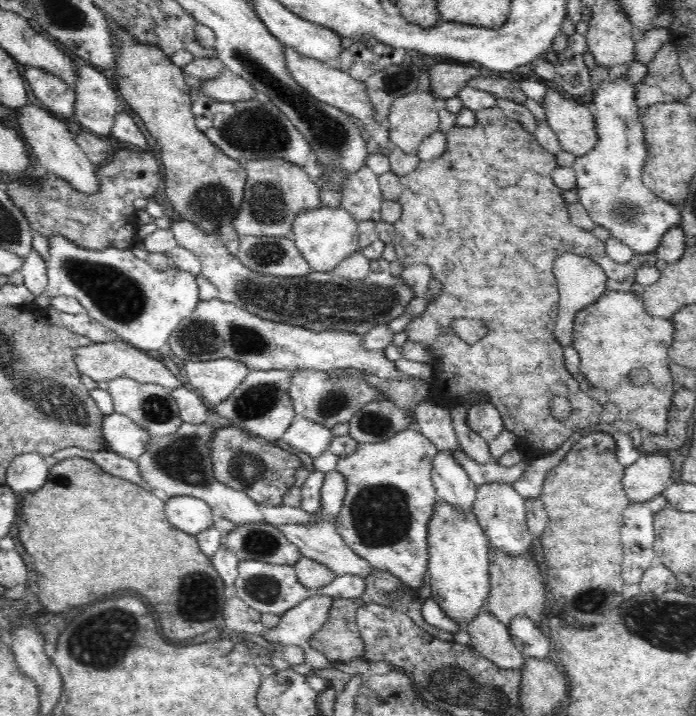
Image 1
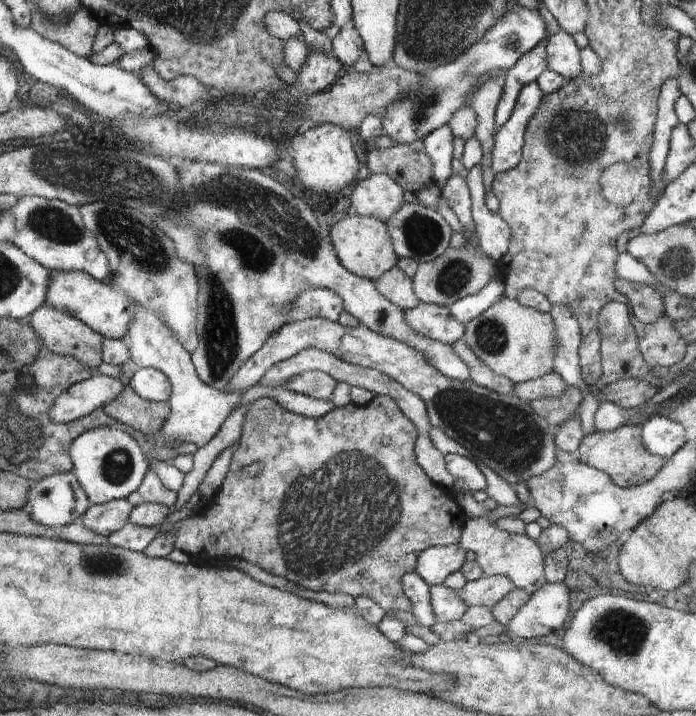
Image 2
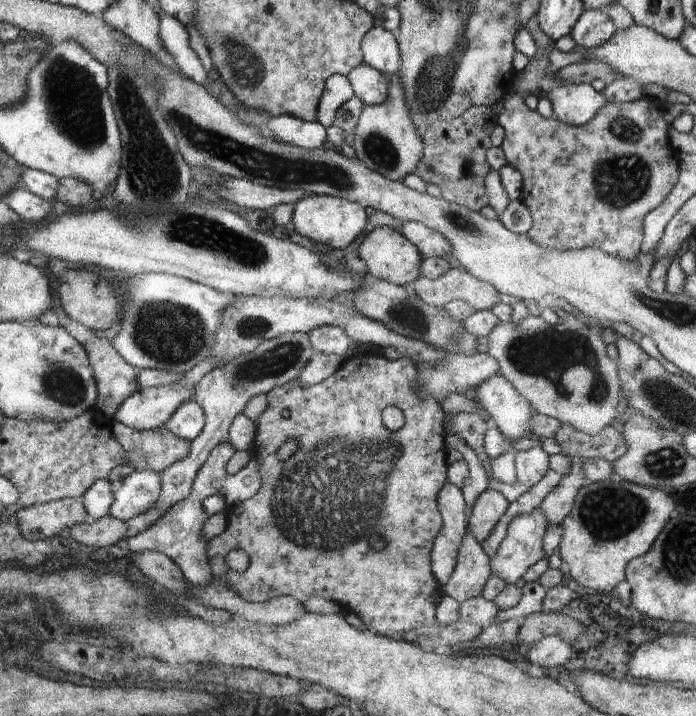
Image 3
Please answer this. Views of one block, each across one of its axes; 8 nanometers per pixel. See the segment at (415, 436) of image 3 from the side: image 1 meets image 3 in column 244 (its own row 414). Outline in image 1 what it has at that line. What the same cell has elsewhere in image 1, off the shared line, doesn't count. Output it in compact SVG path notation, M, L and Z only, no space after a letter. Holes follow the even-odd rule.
M498 107L482 108L476 112L476 124L468 127L454 127L446 134L447 136L447 149L440 158L435 158L430 161L420 161L416 170L412 170L407 175L400 177L400 182L403 186L403 192L400 195L399 203L402 207L402 214L400 220L397 220L393 225L396 229L393 243L396 248L397 260L404 265L404 268L424 264L432 269L432 279L438 280L442 283L441 293L427 304L426 310L420 316L416 317L408 326L405 331L407 340L410 342L417 342L427 348L429 354L433 354L433 362L430 362L433 367L433 377L429 382L432 384L432 392L430 393L431 399L434 402L442 404L446 409L452 408L456 402L468 402L470 397L468 394L475 393L479 398L478 403L490 402L496 407L496 410L501 414L503 420L503 428L514 433L517 438L515 448L520 452L529 454L528 460L532 457L540 457L550 452L558 450L566 439L577 430L583 428L594 427L600 423L600 414L604 409L597 400L590 398L586 393L579 388L578 381L572 376L568 367L565 365L565 358L563 353L563 346L556 339L554 334L554 326L557 322L557 315L559 310L559 287L557 279L555 278L554 262L556 258L562 254L573 253L579 256L590 257L593 262L596 262L606 273L608 278L607 290L626 292L630 291L631 286L636 283L636 271L642 266L655 266L659 258L655 252L648 254L636 253L629 262L618 263L608 257L605 250L605 241L600 240L593 232L584 230L576 226L570 218L569 205L562 198L562 190L556 186L552 181L550 172L557 166L554 154L550 154L538 141L534 134L530 134L518 121L508 118L503 110ZM458 318L466 318L470 320L480 320L487 328L487 333L484 338L478 340L474 344L466 344L460 336L456 335L456 331L452 328L452 322ZM562 396L570 402L571 414L566 420L559 420L552 416L550 411L550 402L552 398Z

